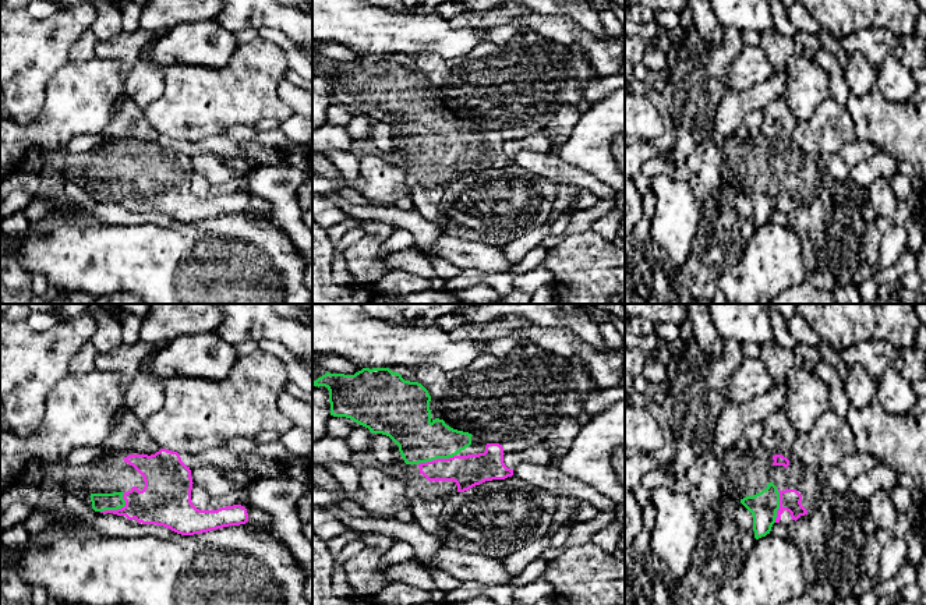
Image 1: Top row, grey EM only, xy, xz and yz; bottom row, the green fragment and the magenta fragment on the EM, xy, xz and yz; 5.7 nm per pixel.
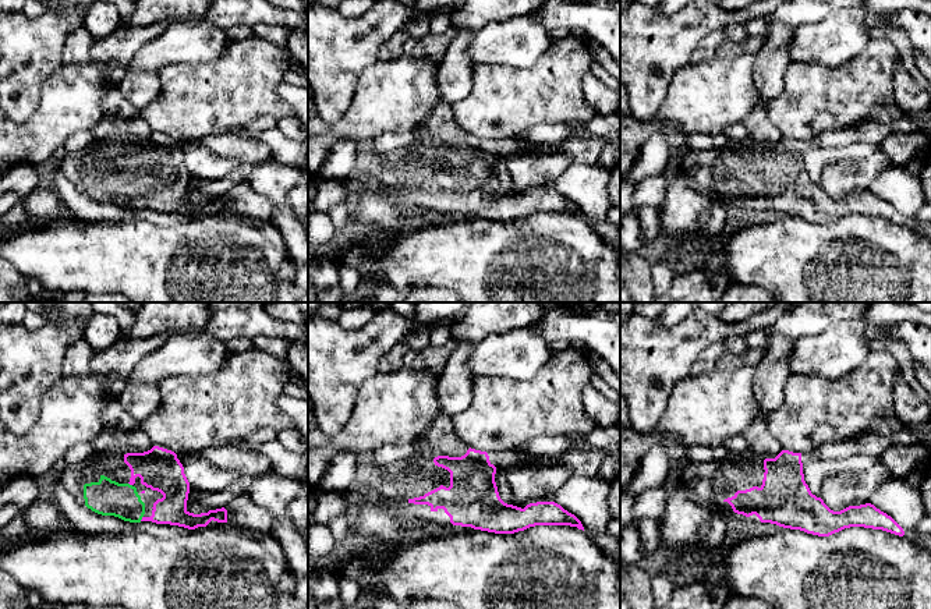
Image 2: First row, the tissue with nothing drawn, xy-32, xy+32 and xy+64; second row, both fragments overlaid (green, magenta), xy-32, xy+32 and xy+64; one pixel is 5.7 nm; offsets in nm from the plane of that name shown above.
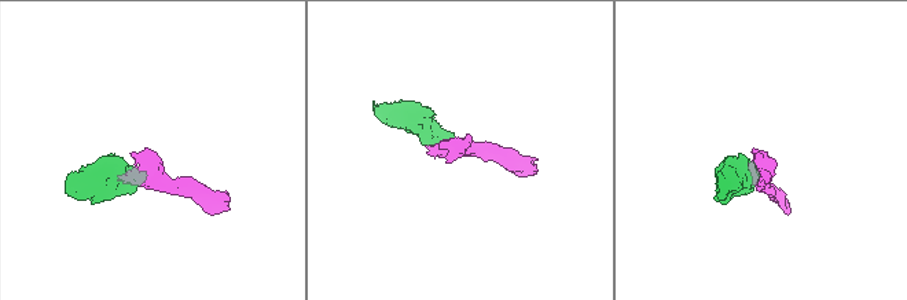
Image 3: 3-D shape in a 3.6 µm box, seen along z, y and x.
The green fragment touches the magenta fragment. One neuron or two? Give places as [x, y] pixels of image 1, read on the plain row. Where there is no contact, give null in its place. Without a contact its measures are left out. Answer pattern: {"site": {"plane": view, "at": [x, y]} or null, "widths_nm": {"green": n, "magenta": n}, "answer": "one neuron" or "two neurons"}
{"site": {"plane": "xy", "at": [119, 195]}, "widths_nm": {"green": 110, "magenta": 260}, "answer": "one neuron"}

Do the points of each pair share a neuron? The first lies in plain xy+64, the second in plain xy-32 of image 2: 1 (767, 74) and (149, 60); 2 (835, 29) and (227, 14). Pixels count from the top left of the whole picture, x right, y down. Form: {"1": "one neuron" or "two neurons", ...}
{"1": "two neurons", "2": "two neurons"}

